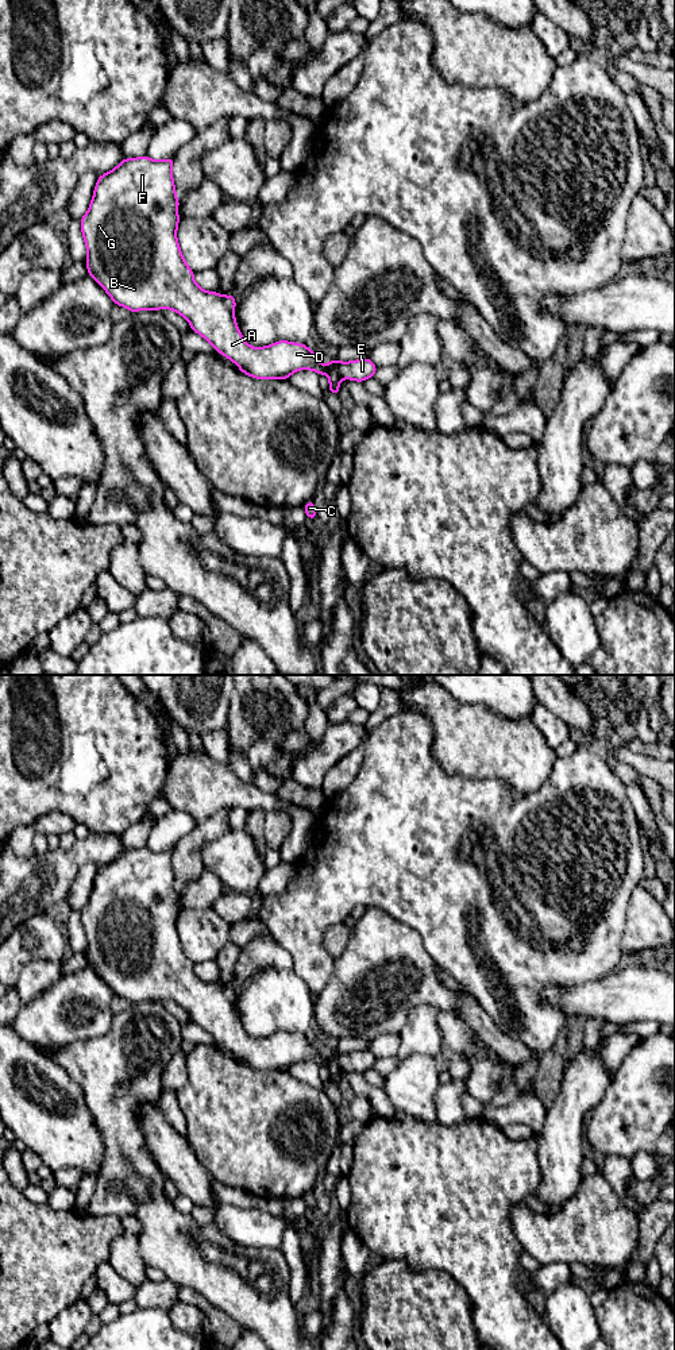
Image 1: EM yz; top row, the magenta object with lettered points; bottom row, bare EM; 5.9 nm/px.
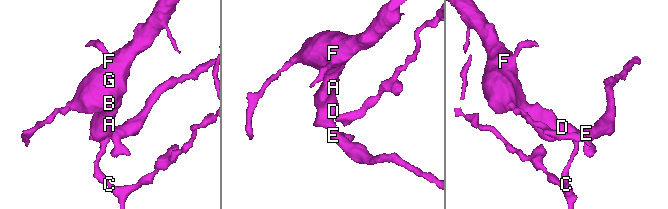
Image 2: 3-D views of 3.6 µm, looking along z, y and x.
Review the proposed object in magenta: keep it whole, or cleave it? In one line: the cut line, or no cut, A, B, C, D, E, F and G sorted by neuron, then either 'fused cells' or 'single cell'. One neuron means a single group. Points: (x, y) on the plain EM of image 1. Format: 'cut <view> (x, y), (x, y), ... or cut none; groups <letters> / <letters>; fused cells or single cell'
cut yz (334, 1052), (340, 1069); groups A B D E F G / C; fused cells

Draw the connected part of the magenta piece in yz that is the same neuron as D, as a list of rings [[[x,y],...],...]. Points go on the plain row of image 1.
[[[147,846],[139,849],[126,849],[111,863],[99,867],[88,903],[80,911],[81,923],[86,936],[86,960],[89,967],[108,984],[115,996],[127,999],[130,1003],[143,1000],[171,1000],[186,1010],[192,1022],[208,1031],[215,1041],[232,1052],[242,1065],[258,1071],[288,1071],[298,1061],[313,1061],[319,1066],[328,1065],[332,1054],[343,1071],[363,1073],[373,1069],[378,1058],[370,1049],[340,1053],[333,1049],[328,1056],[321,1056],[317,1045],[312,1044],[306,1035],[278,1031],[270,1037],[254,1040],[246,1034],[235,1012],[236,991],[232,986],[221,987],[216,983],[202,981],[194,972],[194,963],[186,956],[178,932],[177,919],[180,914],[176,876],[173,872],[173,852],[170,848],[163,852],[154,852]]]

